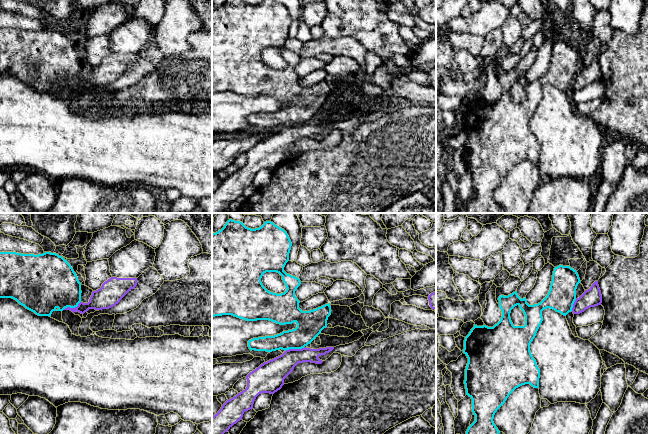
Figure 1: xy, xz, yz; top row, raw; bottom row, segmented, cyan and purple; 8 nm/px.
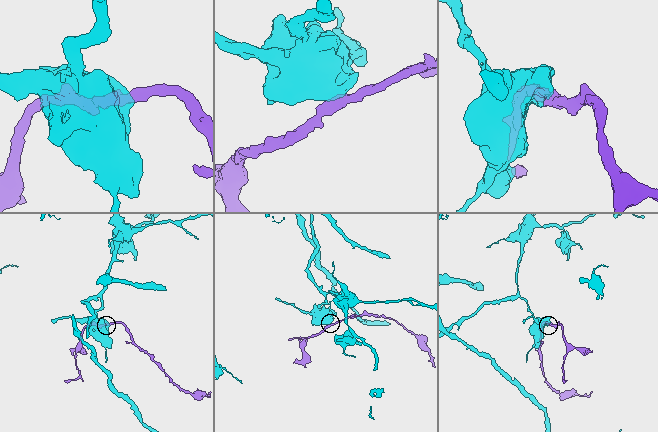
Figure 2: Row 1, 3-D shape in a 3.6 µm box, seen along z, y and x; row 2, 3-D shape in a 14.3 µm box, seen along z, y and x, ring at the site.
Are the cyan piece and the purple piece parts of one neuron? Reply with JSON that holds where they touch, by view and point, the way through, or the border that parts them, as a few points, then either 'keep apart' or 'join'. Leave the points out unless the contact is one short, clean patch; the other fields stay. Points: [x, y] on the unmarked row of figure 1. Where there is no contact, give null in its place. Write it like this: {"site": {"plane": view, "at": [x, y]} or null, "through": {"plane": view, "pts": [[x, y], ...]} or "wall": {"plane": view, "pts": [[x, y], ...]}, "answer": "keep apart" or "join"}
{"site": {"plane": "xz", "at": [294, 124]}, "wall": {"plane": "xz", "pts": [[304, 122], [301, 124], [289, 124], [285, 127]]}, "answer": "keep apart"}

